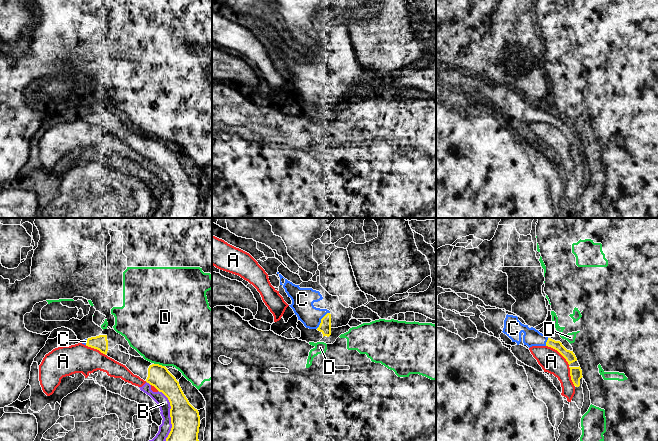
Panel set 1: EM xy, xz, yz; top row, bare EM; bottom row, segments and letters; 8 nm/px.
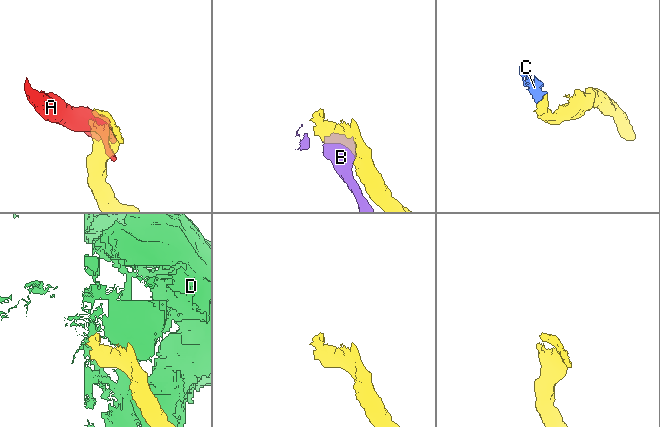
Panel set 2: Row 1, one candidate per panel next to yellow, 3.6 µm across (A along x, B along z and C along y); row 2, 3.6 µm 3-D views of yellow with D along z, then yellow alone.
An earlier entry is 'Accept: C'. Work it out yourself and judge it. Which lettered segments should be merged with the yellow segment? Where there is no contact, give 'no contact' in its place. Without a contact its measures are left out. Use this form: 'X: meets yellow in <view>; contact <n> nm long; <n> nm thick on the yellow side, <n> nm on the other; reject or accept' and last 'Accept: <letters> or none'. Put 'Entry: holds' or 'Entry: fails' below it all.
A: meets yellow in yz; contact 240 nm long; 90 nm thick on the yellow side, 190 nm on the other; reject
B: meets yellow in xy; contact 420 nm long; 260 nm thick on the yellow side, 100 nm on the other; reject
C: meets yellow in xz; contact 170 nm long; 100 nm thick on the yellow side, 180 nm on the other; accept
D: meets yellow in xy; contact 90 nm long; 180 nm thick on the yellow side, 500 nm on the other; reject
Accept: C
Entry: holds

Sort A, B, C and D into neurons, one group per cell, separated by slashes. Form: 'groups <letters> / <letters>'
groups A B / C / D

